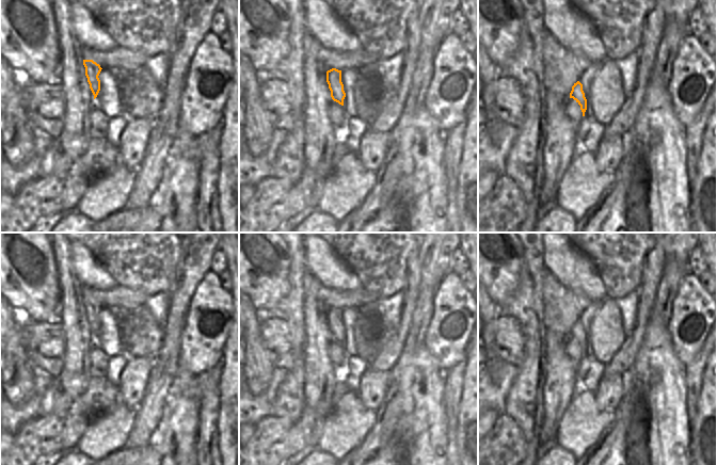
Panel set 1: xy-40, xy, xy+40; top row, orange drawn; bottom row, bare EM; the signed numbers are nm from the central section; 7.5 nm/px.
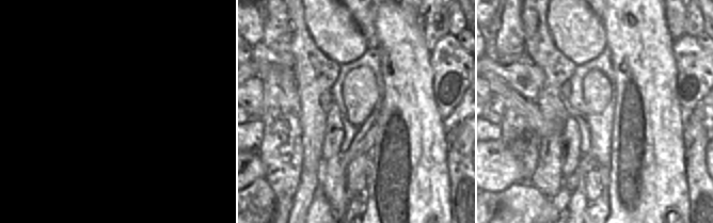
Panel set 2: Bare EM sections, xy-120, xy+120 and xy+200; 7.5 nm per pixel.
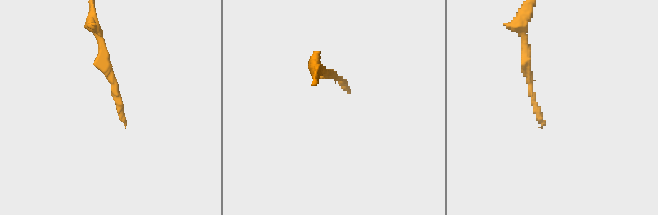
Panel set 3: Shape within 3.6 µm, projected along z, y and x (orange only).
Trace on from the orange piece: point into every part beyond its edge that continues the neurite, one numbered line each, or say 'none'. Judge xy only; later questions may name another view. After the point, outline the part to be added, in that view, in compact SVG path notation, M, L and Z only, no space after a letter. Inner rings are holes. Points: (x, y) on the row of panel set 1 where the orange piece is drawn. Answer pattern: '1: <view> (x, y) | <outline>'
1: xy (336, 115) | M332 101L329 106L329 118L333 126L340 128L345 121L346 114L344 113L344 107L336 101Z

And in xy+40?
1: xy+40 (573, 111) | M569 98L568 106L565 107L565 114L574 125L575 129L578 131L580 121L584 117L580 110L580 106L573 98Z

